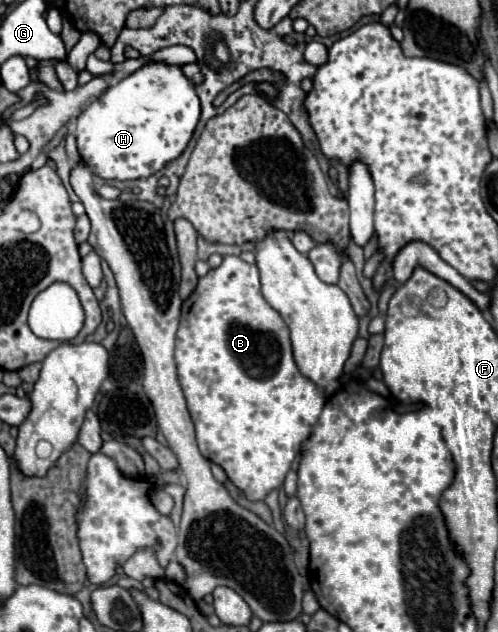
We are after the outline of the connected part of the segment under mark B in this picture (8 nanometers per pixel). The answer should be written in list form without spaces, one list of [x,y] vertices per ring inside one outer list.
[[[225,256],[219,268],[213,268],[199,278],[195,292],[181,308],[175,362],[201,454],[219,464],[249,500],[265,500],[271,490],[283,484],[285,474],[289,472],[301,442],[309,436],[309,428],[317,422],[327,396],[295,366],[289,328],[281,314],[265,302],[255,264],[247,264],[239,256]]]

